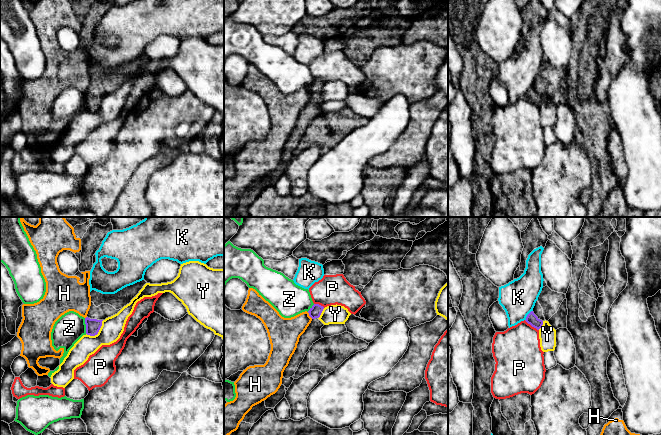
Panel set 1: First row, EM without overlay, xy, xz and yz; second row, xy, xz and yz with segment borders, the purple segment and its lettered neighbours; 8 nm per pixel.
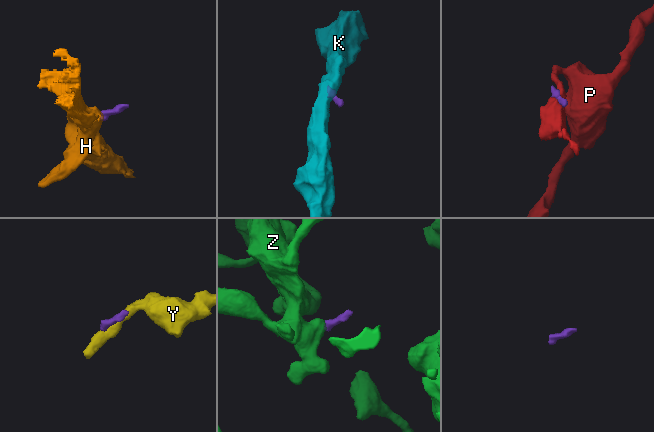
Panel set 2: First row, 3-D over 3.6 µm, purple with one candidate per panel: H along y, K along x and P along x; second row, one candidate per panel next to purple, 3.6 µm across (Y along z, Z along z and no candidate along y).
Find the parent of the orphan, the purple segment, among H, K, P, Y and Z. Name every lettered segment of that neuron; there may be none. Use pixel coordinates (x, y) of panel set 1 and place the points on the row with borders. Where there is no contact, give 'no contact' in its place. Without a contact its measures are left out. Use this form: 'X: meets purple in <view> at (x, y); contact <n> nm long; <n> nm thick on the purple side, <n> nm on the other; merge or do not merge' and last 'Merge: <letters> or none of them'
H: meets purple in xz at (309, 315); contact 70 nm long; 90 nm thick on the purple side, 260 nm on the other; do not merge
K: meets purple in yz at (527, 315); contact 110 nm long; 90 nm thick on the purple side, 280 nm on the other; do not merge
P: meets purple in yz at (531, 325); contact 150 nm long; 90 nm thick on the purple side, 380 nm on the other; do not merge
Y: meets purple in xy at (98, 331); contact 180 nm long; 120 nm thick on the purple side, 180 nm on the other; do not merge
Z: meets purple in xy at (86, 326); contact 130 nm long; 120 nm thick on the purple side, 240 nm on the other; do not merge
Merge: none of them

